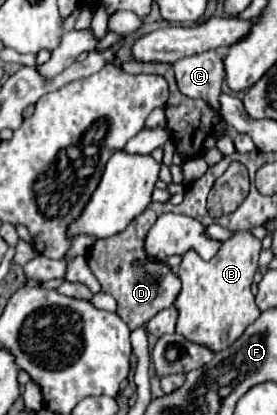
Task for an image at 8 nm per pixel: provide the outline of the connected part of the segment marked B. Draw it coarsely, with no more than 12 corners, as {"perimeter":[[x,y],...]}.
{"perimeter":[[236,231],[204,261],[188,251],[176,331],[212,353],[260,315],[260,241]]}

